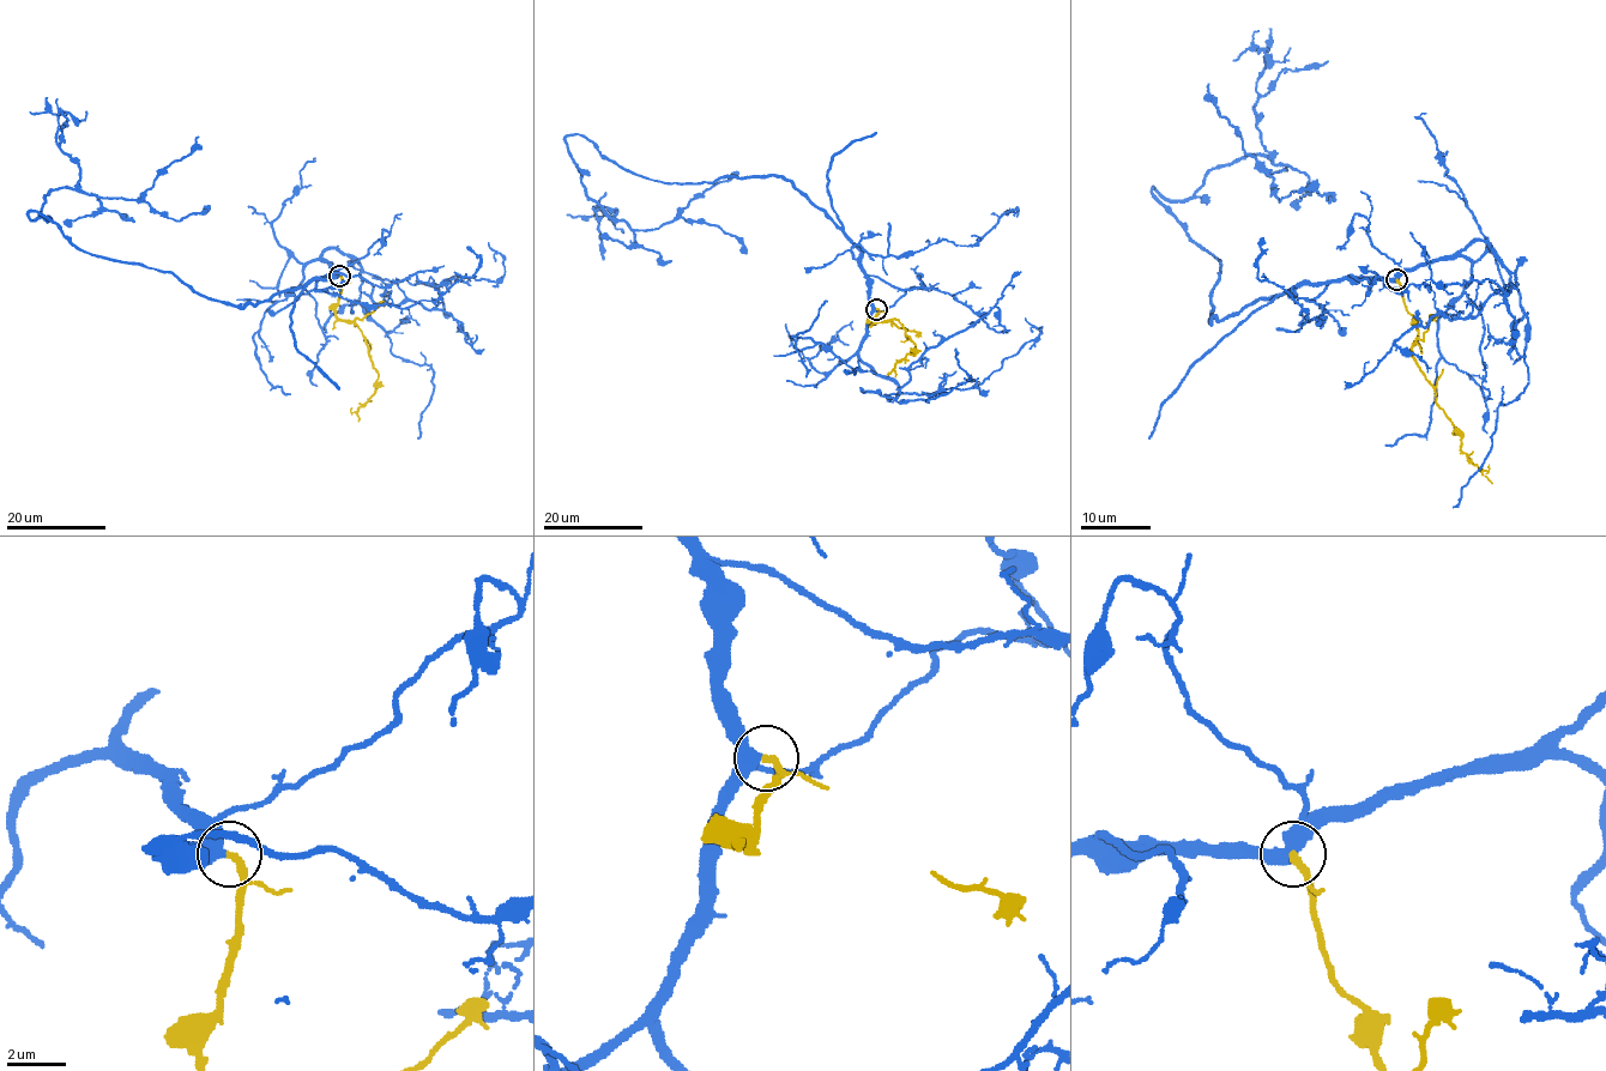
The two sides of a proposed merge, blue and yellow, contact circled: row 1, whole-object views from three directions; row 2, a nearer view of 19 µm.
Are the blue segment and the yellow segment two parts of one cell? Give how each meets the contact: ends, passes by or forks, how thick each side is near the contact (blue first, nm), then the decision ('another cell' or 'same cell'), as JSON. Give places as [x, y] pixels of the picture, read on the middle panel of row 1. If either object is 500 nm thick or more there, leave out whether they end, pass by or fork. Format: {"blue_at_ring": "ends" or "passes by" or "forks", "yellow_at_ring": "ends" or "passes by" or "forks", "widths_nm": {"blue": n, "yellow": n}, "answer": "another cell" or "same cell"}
{"blue_at_ring": "passes by", "yellow_at_ring": "ends", "widths_nm": {"blue": 440, "yellow": 240}, "answer": "same cell"}

